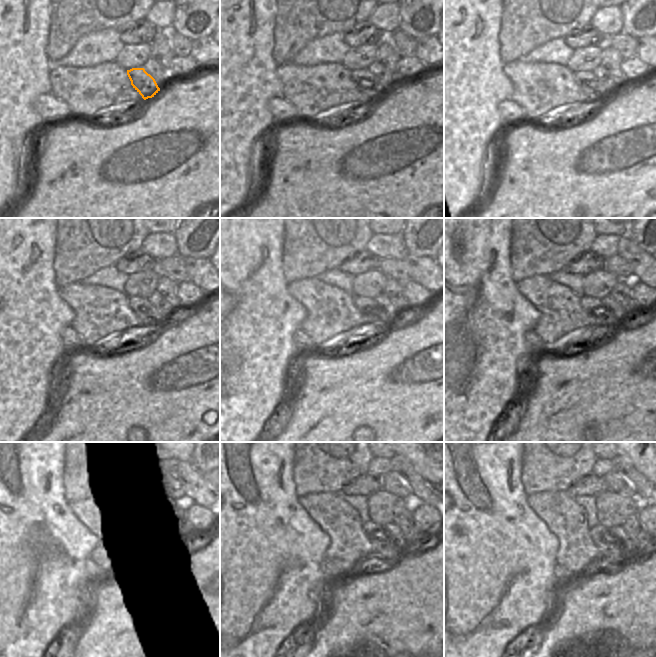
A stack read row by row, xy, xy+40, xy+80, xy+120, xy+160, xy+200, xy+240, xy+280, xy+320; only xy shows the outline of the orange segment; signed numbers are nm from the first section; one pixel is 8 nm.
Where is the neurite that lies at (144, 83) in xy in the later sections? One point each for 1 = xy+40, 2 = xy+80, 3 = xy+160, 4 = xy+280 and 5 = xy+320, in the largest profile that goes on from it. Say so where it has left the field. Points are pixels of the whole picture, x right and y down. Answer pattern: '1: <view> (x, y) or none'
1: xy+40 (365, 82)
2: xy+80 (587, 81)
3: xy+160 (368, 307)
4: xy+280 (385, 546)
5: xy+320 (606, 543)

